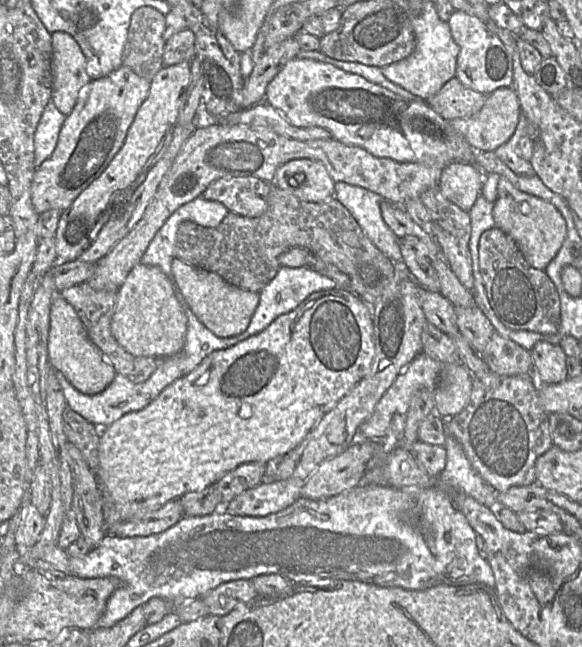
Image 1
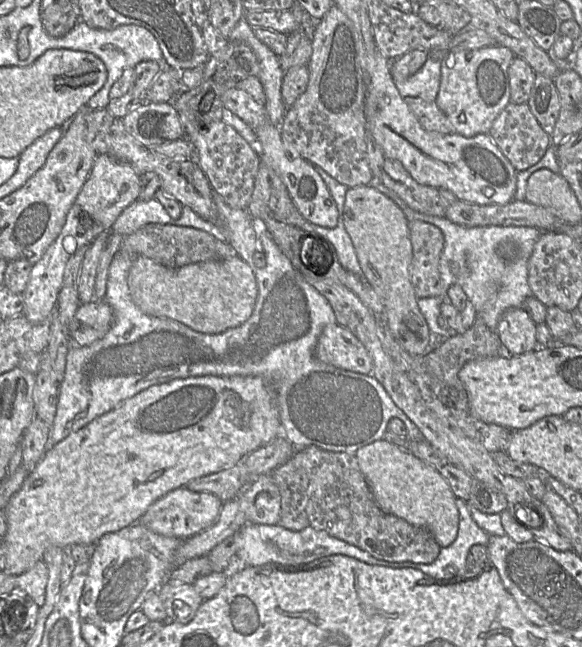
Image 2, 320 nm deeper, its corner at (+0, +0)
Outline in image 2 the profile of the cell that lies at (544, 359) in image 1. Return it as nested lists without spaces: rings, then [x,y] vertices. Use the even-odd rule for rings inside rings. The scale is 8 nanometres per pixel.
[[[510,308],[500,317],[496,332],[503,351],[519,355],[538,348],[536,323],[523,308]]]

